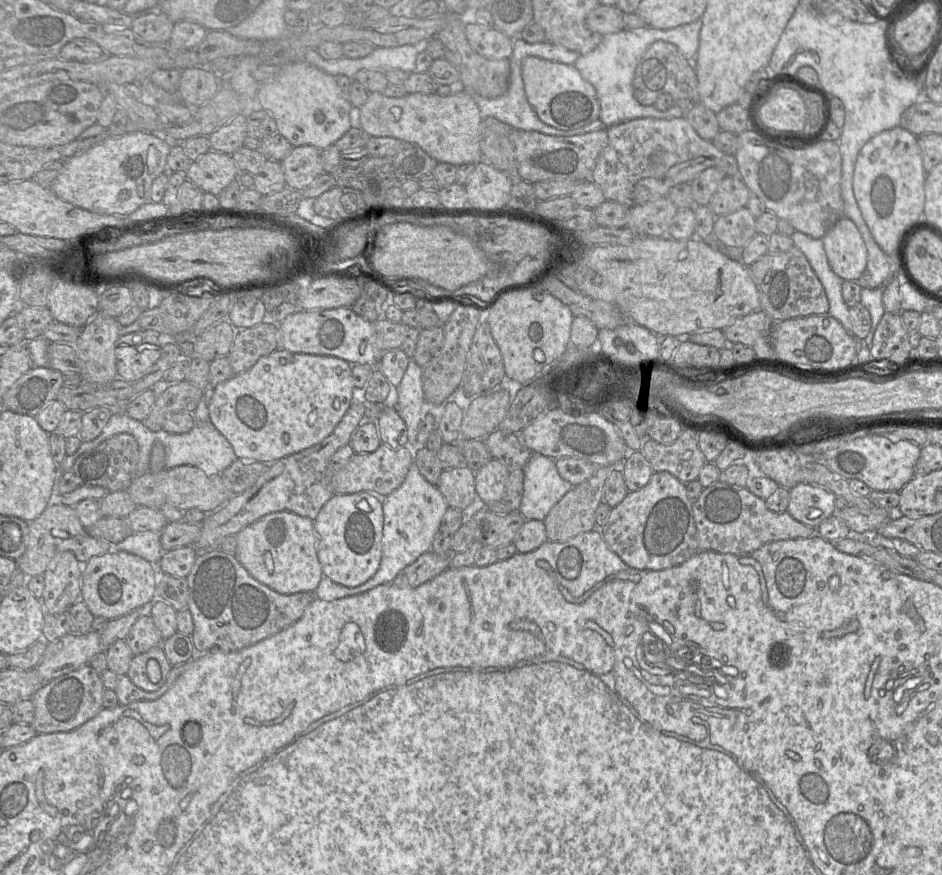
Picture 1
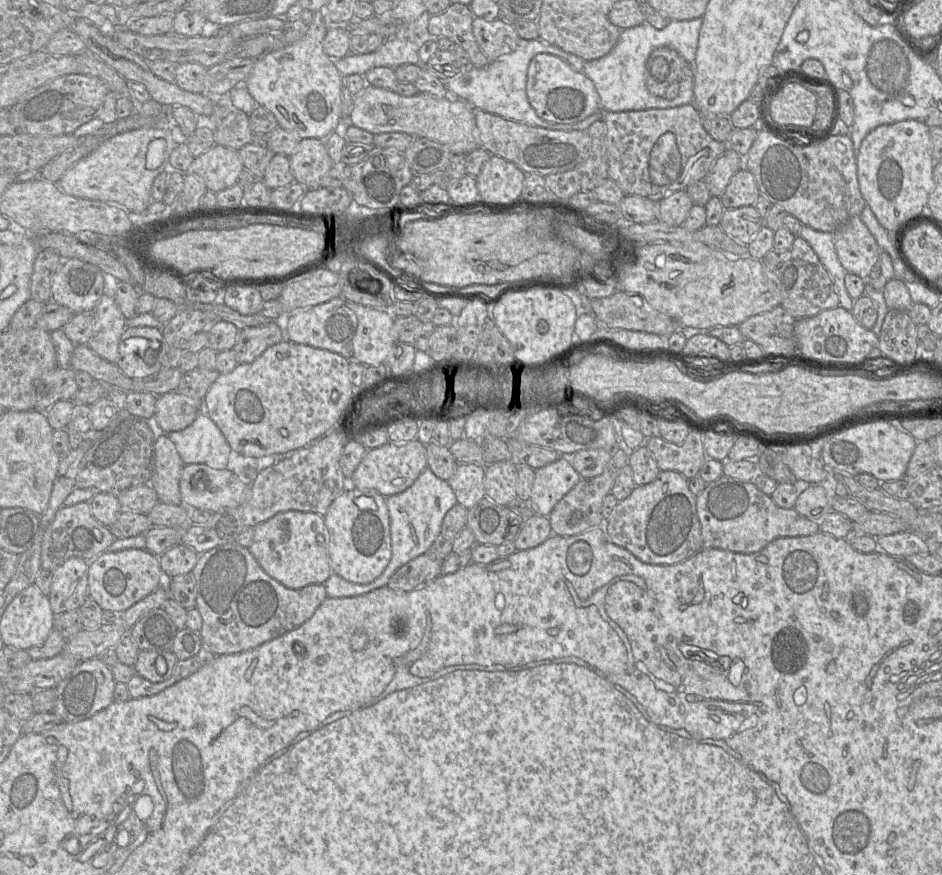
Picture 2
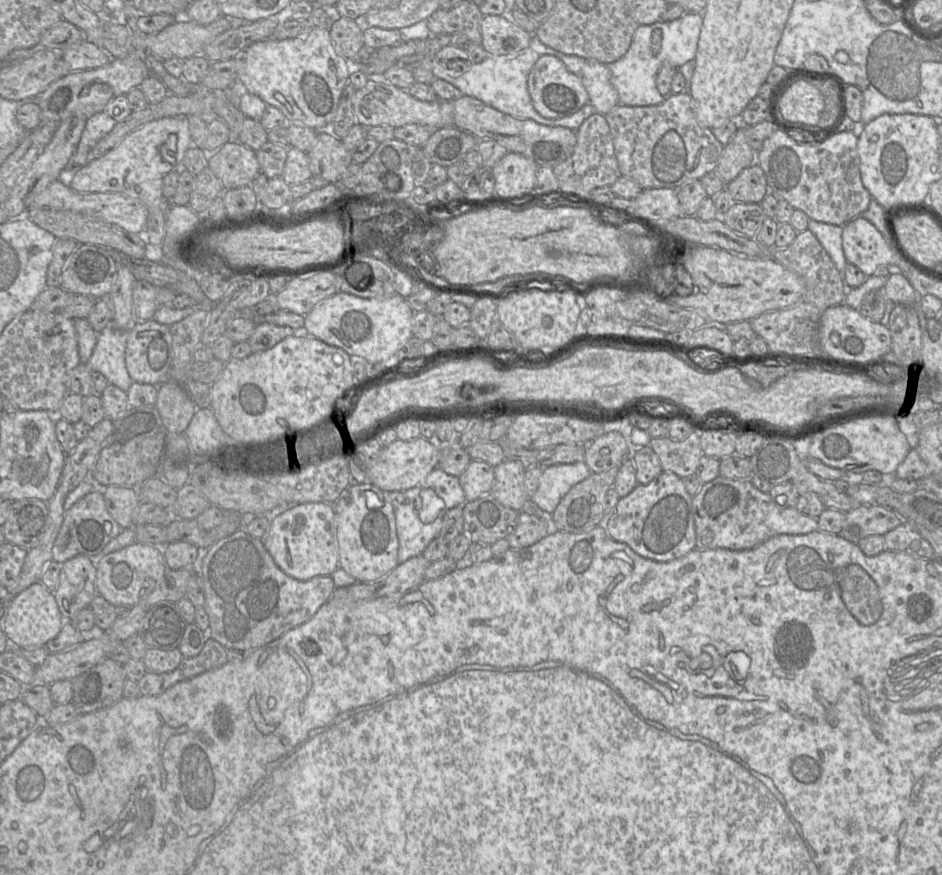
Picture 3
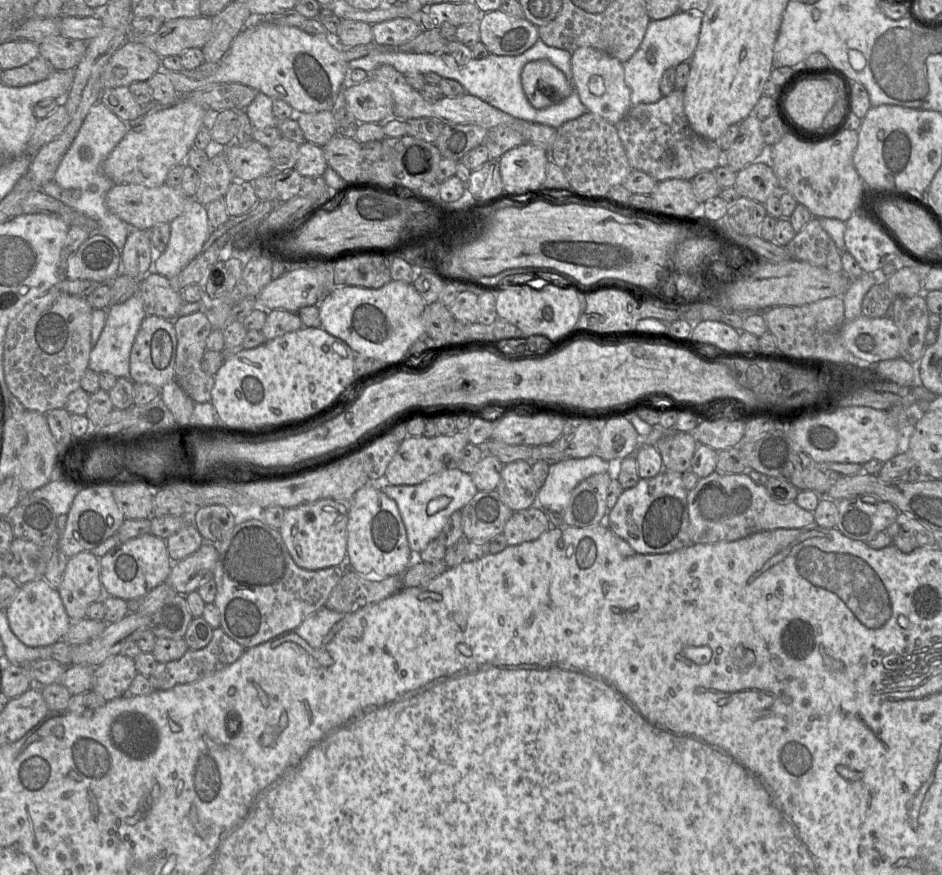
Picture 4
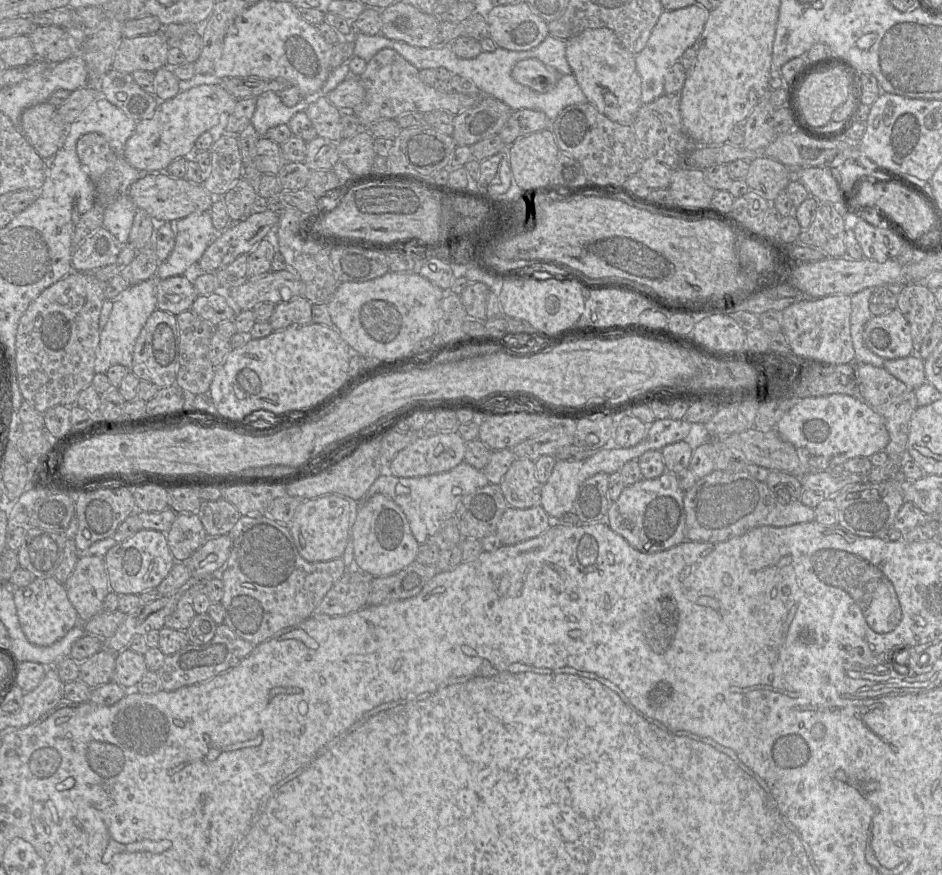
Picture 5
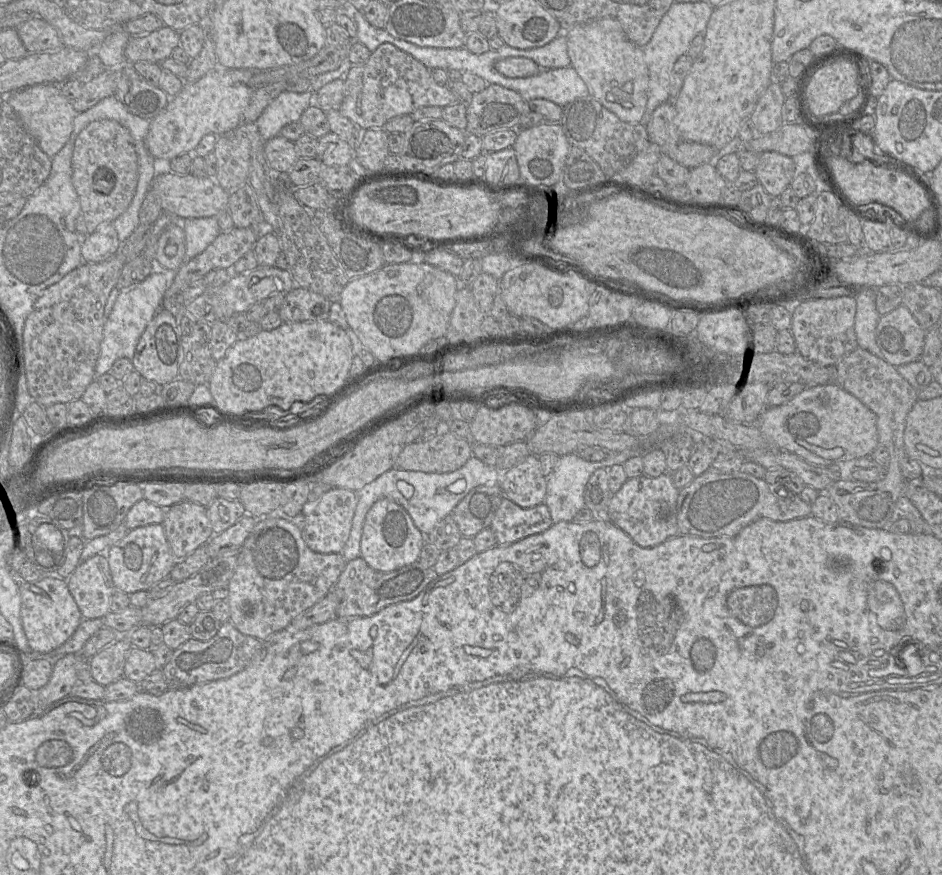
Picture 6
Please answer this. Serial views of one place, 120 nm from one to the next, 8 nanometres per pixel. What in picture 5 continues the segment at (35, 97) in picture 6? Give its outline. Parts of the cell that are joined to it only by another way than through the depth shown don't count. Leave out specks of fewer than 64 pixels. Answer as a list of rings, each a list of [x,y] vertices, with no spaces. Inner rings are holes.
[[[48,101],[25,109],[20,130],[43,160],[51,160],[60,150],[67,135],[67,127]]]

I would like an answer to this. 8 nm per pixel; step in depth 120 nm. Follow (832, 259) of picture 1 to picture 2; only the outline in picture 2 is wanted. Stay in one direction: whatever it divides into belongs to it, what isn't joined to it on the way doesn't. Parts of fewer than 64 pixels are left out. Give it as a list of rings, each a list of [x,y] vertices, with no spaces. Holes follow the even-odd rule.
[[[860,216],[850,218],[833,236],[838,259],[846,272],[867,278],[882,250]]]

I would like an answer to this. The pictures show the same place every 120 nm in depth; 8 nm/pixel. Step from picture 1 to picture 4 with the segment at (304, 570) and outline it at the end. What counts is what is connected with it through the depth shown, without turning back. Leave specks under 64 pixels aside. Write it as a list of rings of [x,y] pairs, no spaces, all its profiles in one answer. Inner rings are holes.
[[[320,499],[285,510],[279,531],[293,561],[300,568],[319,570],[334,566],[347,569],[347,524],[349,504]]]

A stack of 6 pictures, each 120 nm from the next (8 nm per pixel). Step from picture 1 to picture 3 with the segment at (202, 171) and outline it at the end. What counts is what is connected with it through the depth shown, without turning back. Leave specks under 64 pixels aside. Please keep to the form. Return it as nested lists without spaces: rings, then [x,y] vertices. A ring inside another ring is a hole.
[[[237,139],[208,153],[207,167],[220,180],[224,190],[246,186],[260,173],[255,151]]]

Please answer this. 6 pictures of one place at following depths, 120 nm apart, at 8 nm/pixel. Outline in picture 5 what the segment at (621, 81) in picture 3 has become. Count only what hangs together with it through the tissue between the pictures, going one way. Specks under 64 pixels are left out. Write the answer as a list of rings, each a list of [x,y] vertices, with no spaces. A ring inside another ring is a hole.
[[[697,3],[680,9],[662,11],[646,46],[635,56],[636,68],[642,81],[642,105],[653,102],[664,94],[666,73],[671,66],[680,61],[681,56],[689,47],[697,44],[709,12]]]

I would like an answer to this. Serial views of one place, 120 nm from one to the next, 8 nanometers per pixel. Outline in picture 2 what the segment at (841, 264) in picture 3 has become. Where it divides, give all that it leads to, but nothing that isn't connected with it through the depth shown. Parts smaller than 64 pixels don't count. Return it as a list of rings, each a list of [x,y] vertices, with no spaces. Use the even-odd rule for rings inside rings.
[[[802,225],[799,236],[809,243],[821,263],[831,275],[839,296],[839,306],[848,311],[852,311],[854,300],[849,295],[845,286],[844,281],[847,272],[838,259],[833,232],[819,231]]]

